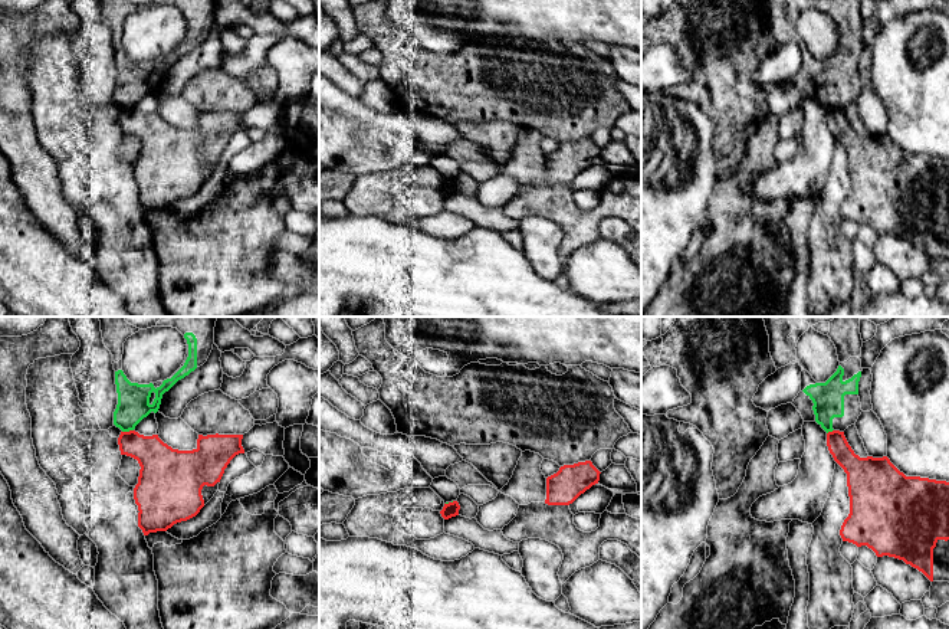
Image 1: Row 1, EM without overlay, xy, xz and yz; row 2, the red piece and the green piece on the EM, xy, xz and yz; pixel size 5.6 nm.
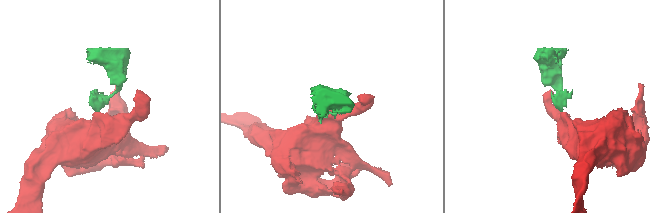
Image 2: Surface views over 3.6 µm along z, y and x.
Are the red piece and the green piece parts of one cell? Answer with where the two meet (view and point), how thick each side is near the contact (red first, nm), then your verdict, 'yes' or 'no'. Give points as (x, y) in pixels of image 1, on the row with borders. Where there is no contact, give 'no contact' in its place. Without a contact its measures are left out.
xy (127, 432) | 220/180 nm | no

